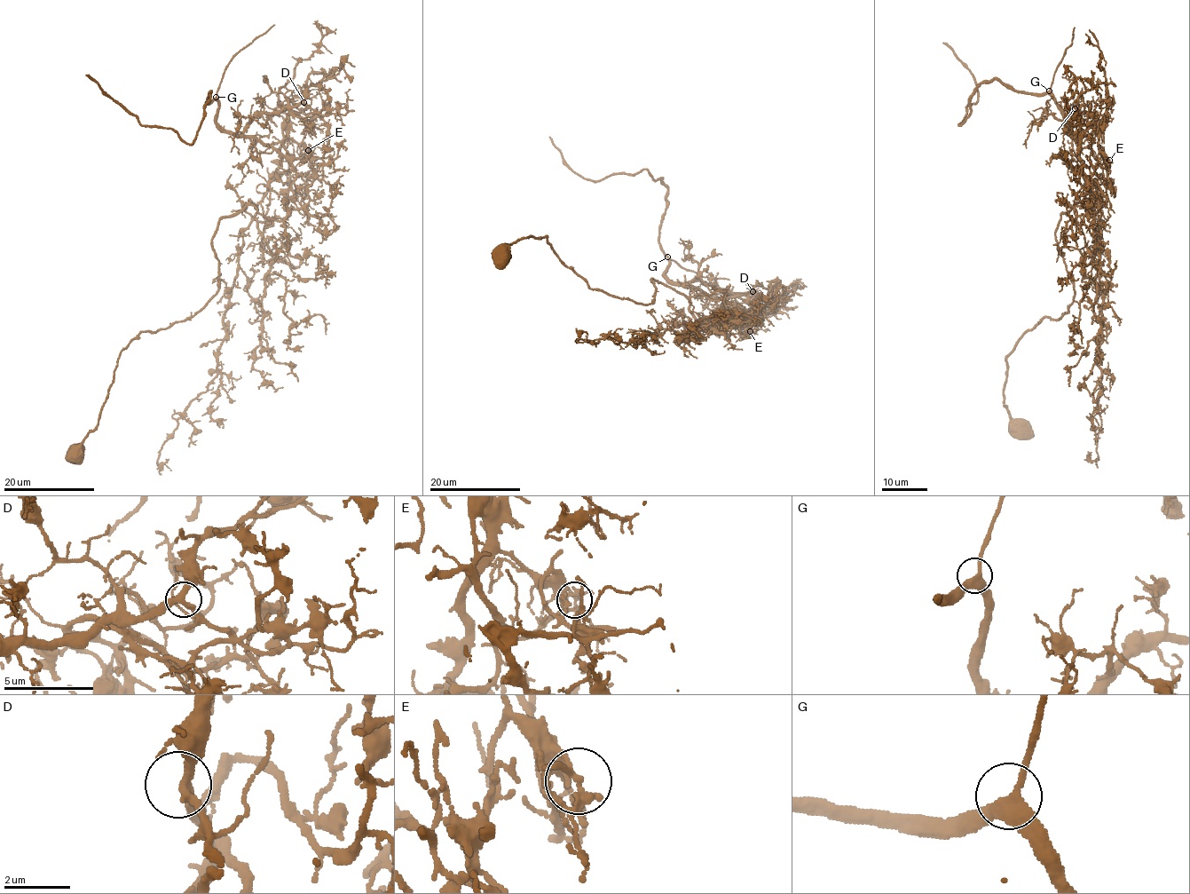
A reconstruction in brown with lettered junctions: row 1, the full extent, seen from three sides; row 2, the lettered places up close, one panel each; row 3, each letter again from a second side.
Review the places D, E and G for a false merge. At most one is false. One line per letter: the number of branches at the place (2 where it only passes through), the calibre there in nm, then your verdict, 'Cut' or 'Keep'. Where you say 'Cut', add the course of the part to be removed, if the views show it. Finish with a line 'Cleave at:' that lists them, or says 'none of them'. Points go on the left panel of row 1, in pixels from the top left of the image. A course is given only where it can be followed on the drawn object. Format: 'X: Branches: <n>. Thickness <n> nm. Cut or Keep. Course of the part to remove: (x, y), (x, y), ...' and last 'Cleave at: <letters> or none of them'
D: Branches: 3. Thickness 280 nm. Keep
E: Branches: 3. Thickness 180 nm. Cut. Course of the part to remove: (308, 150), (294, 160), (230, 134), (209, 92), (185, 143), (85, 75)
G: Branches: 3. Thickness 320 nm. Keep
Cleave at: E

